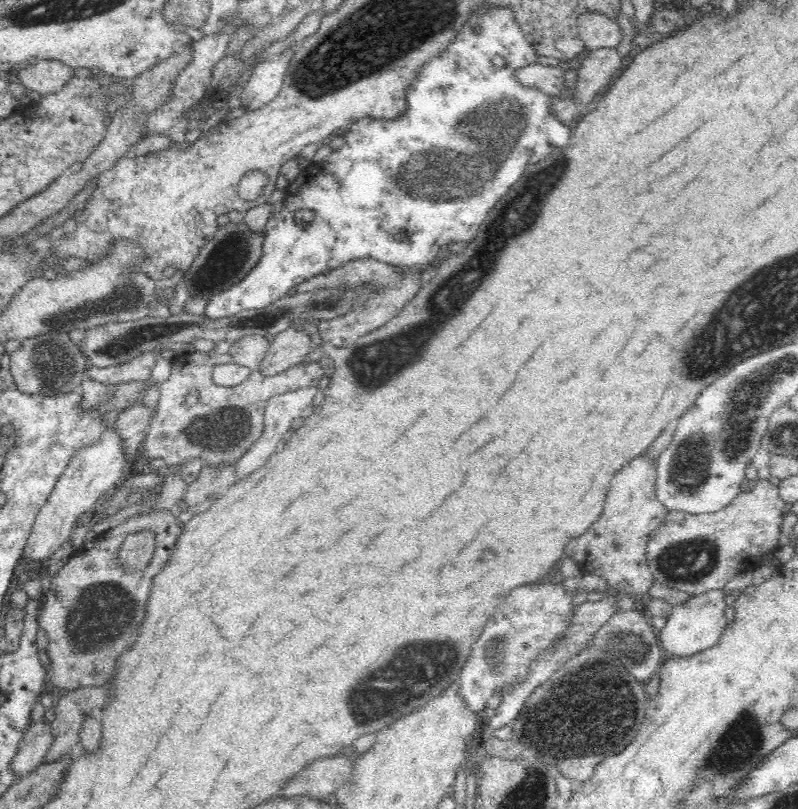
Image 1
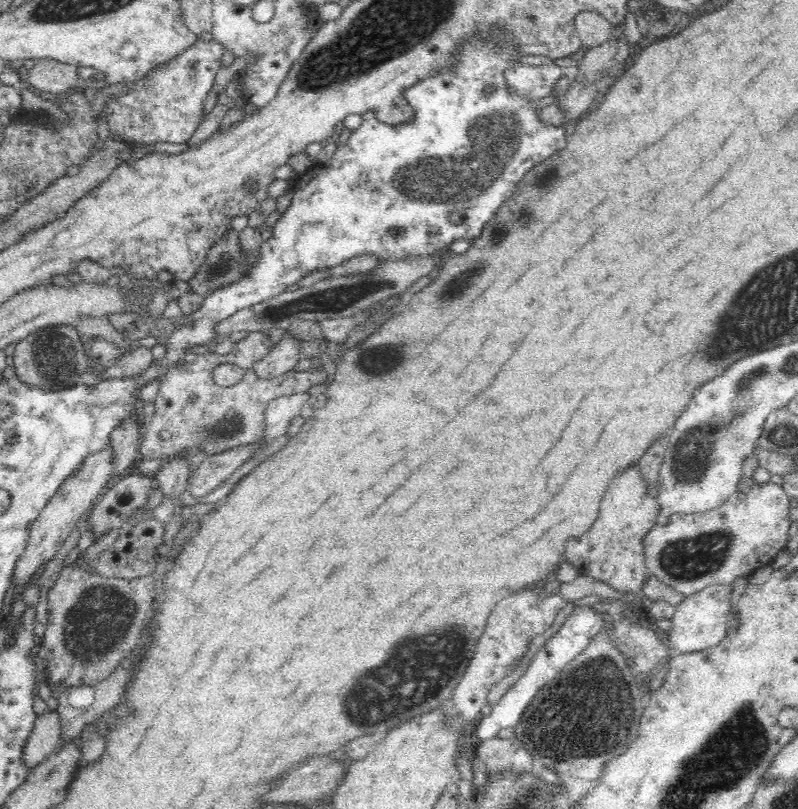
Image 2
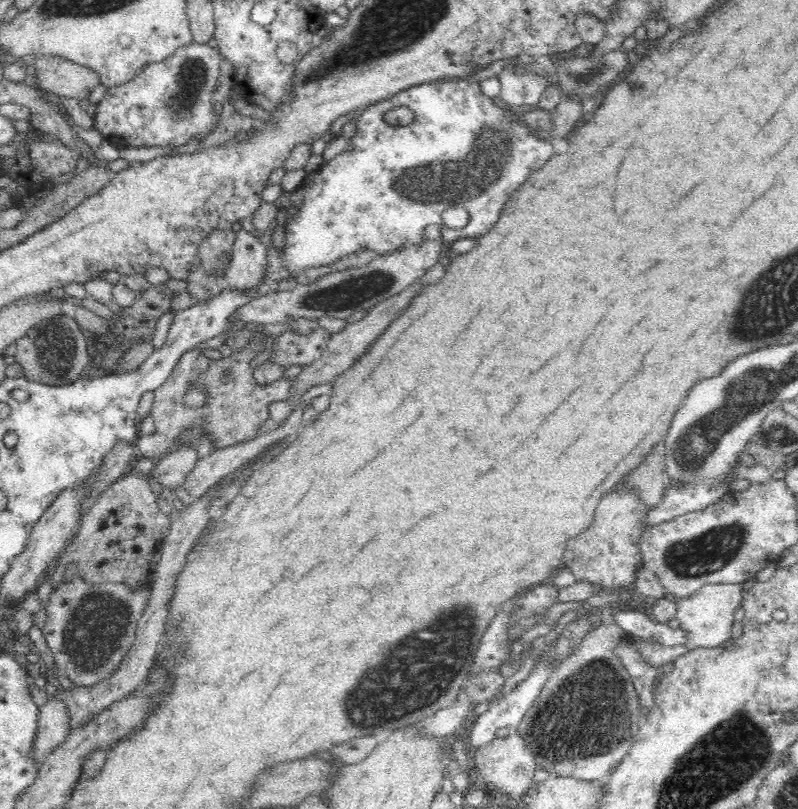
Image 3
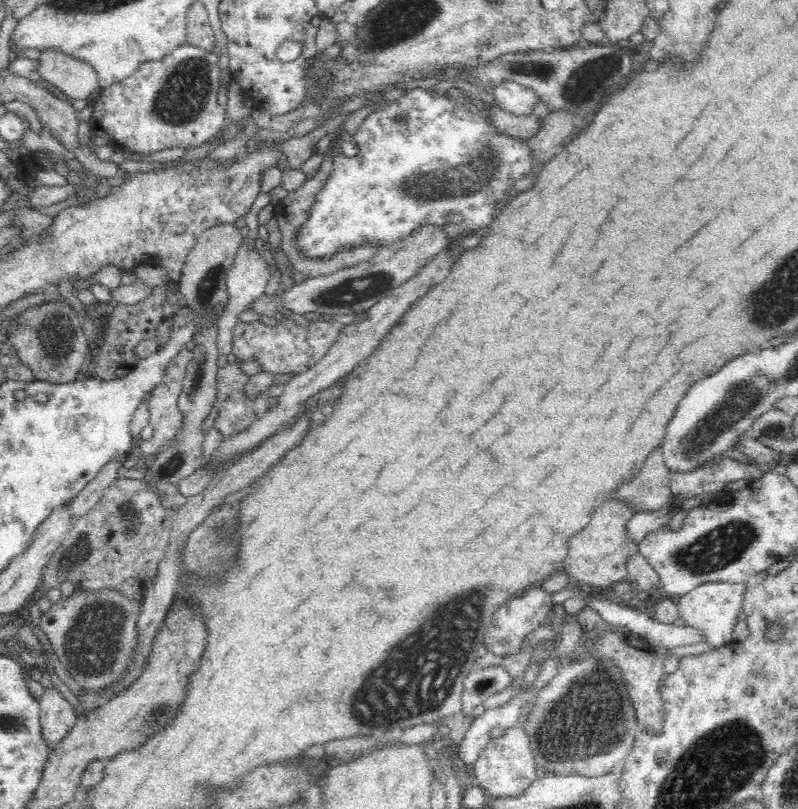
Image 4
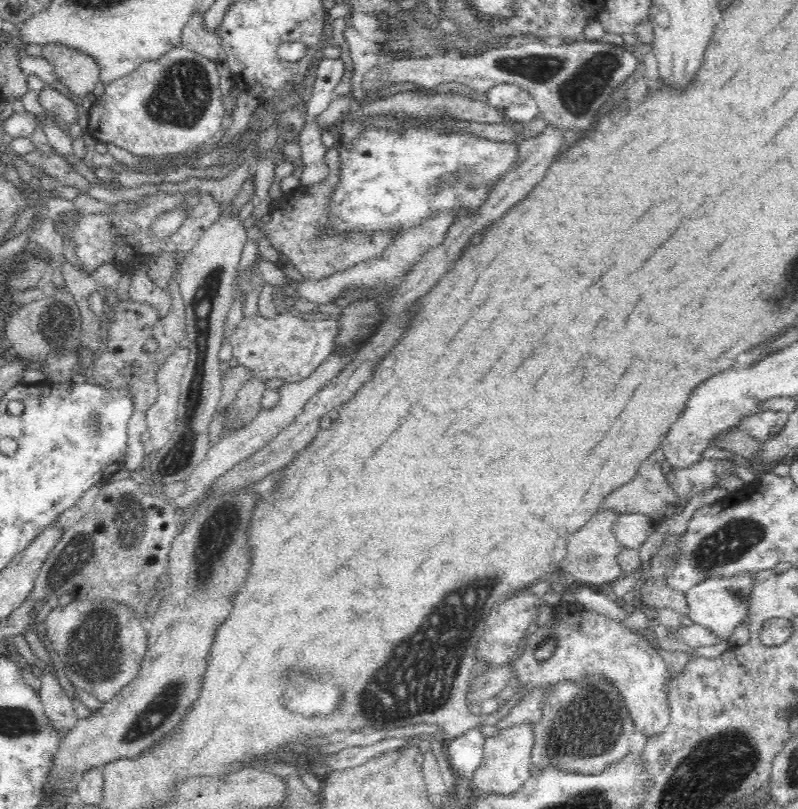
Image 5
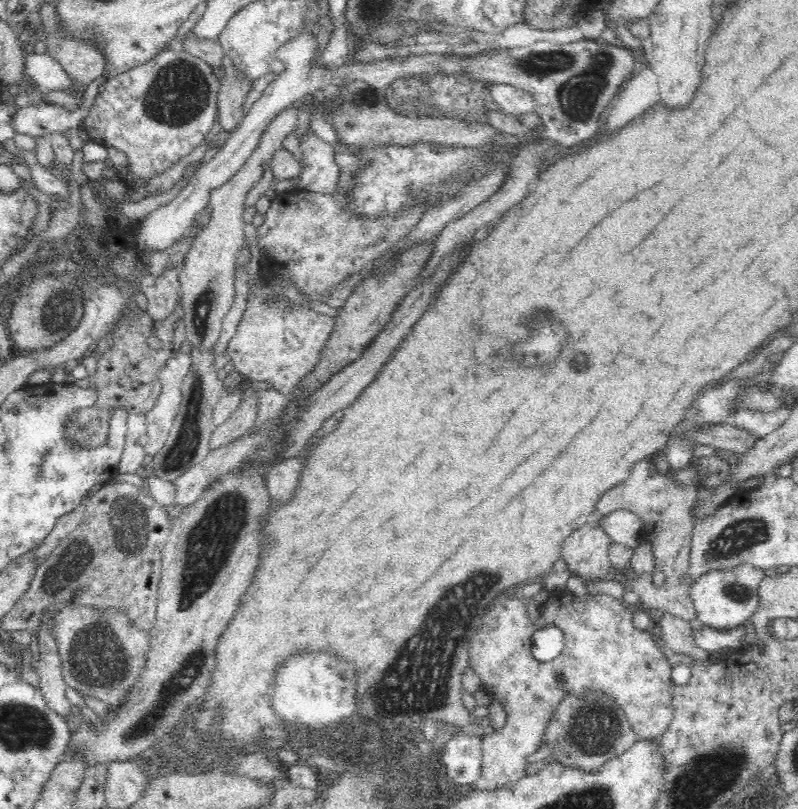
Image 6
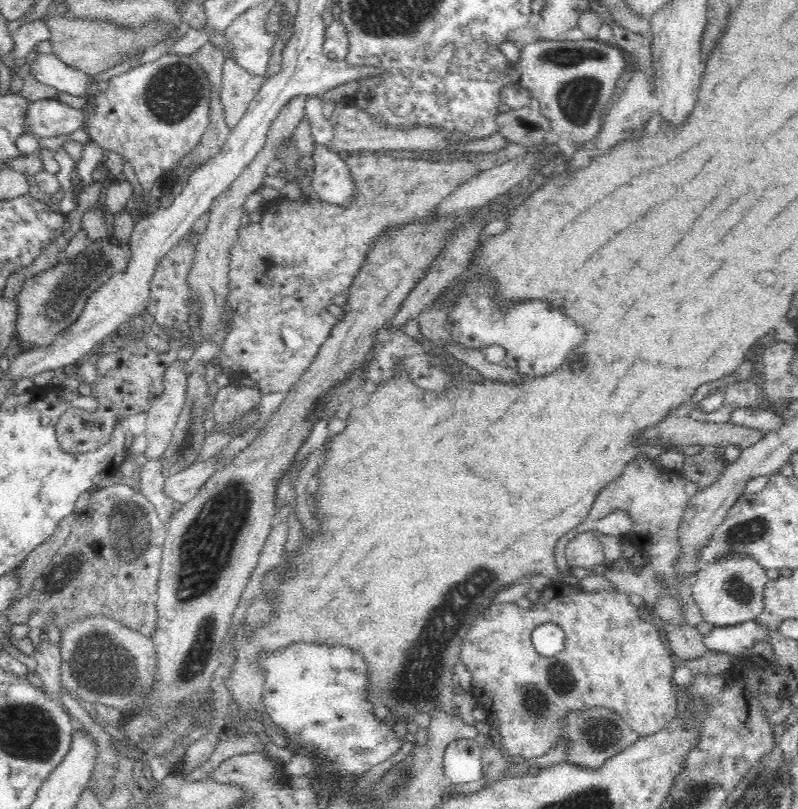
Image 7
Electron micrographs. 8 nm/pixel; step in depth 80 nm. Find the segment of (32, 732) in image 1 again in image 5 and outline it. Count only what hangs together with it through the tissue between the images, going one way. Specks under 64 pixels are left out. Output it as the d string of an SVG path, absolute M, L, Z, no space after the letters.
M44 668L44 676L41 680L39 700L42 701L45 715L55 730L66 734L79 719L74 713L74 706L64 688L60 685L56 670L54 673Z

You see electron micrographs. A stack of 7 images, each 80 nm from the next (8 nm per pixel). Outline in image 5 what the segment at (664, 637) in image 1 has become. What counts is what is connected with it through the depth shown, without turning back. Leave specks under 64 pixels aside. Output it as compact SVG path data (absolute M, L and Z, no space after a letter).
M742 572L738 576L716 576L706 578L685 592L688 605L687 617L713 632L721 641L730 640L734 628L740 625L747 616L748 604L754 585L750 572Z

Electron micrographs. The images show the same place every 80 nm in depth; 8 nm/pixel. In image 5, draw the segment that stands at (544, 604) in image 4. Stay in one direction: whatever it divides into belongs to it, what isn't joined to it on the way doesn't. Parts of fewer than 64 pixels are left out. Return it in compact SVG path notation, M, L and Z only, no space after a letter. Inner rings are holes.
M528 587L492 608L484 634L478 640L475 660L489 662L486 671L492 667L508 667L510 680L515 675L519 682L514 694L523 686L530 693L537 687L554 688L562 680L580 680L586 675L606 676L618 687L638 732L646 736L664 732L670 722L667 683L673 674L668 672L667 663L656 648L643 635L633 632L629 623L612 620L576 602L573 605L558 603L547 627L536 627L542 604L545 604L544 595L532 593ZM546 640L553 640L556 650L549 659L540 661L535 654L545 646Z

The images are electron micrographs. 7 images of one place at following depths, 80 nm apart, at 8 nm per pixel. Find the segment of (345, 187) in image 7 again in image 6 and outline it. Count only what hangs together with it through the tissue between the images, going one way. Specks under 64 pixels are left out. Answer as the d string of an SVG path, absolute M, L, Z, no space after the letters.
M312 126L299 140L303 158L299 189L343 196L338 188L340 167L334 160L334 147L316 137Z

